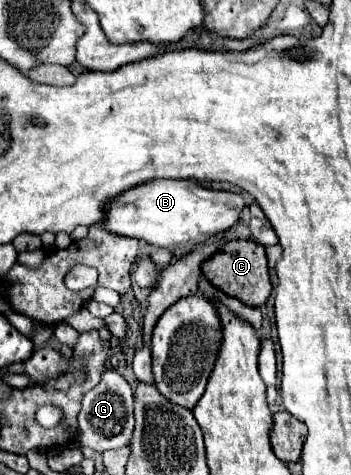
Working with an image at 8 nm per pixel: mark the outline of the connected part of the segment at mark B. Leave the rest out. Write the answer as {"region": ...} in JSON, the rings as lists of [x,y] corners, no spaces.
{"region":[[[151,180],[109,204],[103,228],[119,236],[143,238],[161,248],[187,248],[227,232],[241,222],[245,198],[233,192],[209,190],[193,180]]]}

